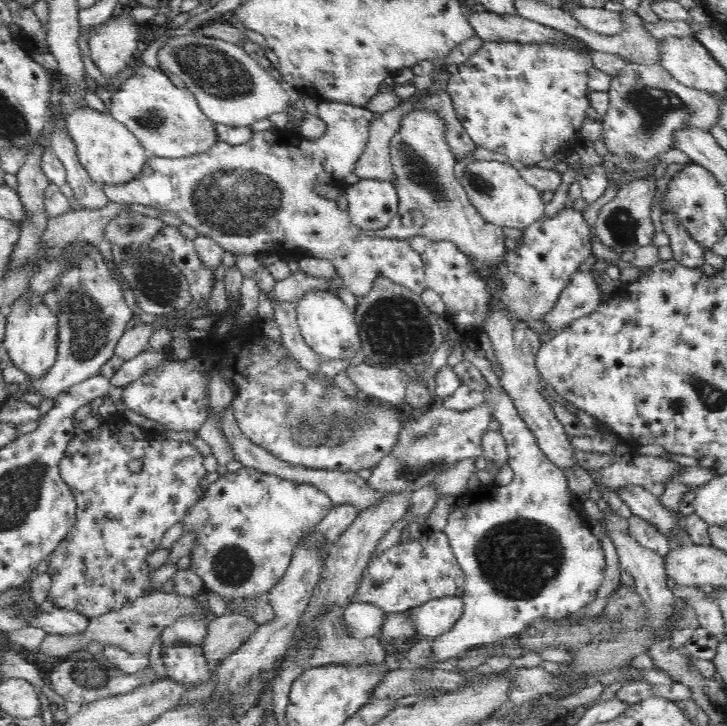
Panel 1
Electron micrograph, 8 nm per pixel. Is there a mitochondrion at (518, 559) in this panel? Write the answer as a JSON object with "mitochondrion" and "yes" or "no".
{"mitochondrion":"yes"}

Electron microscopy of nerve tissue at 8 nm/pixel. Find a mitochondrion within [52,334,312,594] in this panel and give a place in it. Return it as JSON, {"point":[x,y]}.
{"point":[232,566]}

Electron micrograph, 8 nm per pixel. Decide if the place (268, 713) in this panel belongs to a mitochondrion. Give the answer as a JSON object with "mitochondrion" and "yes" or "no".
{"mitochondrion":"no"}

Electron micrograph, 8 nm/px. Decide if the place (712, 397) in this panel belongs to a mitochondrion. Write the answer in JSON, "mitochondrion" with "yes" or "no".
{"mitochondrion":"yes"}

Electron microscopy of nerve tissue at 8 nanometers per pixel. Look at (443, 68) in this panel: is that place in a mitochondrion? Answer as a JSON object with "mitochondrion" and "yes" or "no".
{"mitochondrion":"no"}

